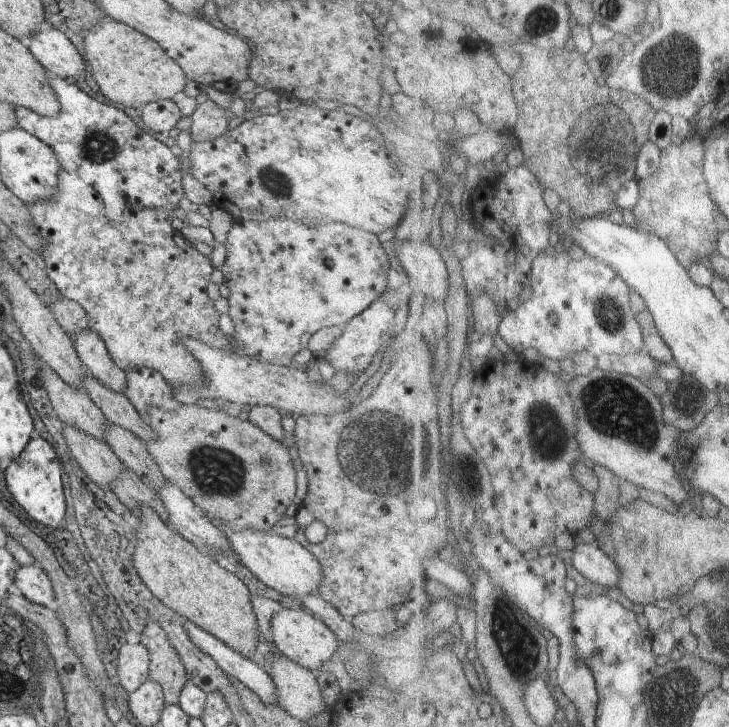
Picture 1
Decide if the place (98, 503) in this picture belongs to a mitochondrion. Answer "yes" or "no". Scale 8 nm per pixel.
no

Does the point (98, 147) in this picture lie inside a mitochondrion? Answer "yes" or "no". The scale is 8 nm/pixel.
yes

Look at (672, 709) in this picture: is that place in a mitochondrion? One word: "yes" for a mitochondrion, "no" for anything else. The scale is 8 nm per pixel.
yes

